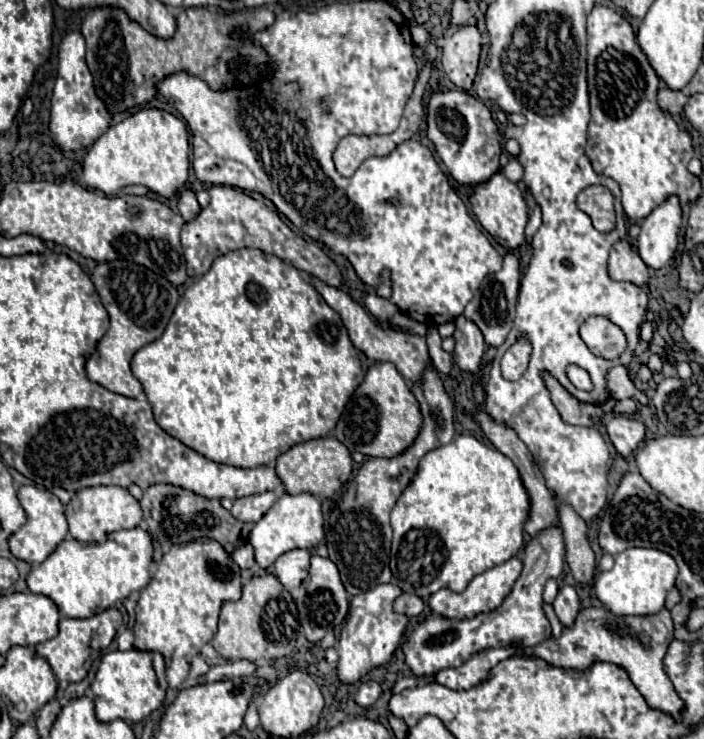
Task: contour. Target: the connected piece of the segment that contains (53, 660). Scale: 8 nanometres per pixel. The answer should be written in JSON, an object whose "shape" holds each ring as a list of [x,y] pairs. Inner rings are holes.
{"shape":[[[107,608],[107,610],[103,610],[95,616],[89,616],[89,618],[61,616],[57,636],[47,642],[37,644],[37,654],[49,662],[57,680],[81,682],[87,676],[91,664],[101,654],[101,650],[105,650],[111,644],[119,626],[121,626],[121,612],[117,608]]]}

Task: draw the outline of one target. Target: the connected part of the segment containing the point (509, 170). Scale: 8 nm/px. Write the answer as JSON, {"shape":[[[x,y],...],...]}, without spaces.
{"shape":[[[511,158],[509,164],[505,166],[505,176],[507,176],[511,182],[515,182],[515,184],[523,178],[523,168],[521,168],[521,164],[519,164],[515,158]]]}

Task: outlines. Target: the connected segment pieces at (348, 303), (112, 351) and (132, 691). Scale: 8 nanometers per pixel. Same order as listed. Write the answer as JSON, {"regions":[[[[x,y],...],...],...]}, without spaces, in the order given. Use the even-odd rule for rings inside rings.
{"regions":[[[[311,276],[311,284],[315,286],[315,290],[325,298],[325,302],[339,312],[341,320],[345,322],[345,328],[349,332],[351,342],[369,358],[369,360],[377,360],[377,362],[393,362],[397,366],[397,370],[409,380],[409,382],[421,382],[421,374],[427,366],[429,360],[429,352],[427,352],[427,342],[425,336],[413,336],[413,334],[405,334],[405,332],[397,332],[397,330],[383,330],[381,326],[377,326],[373,322],[373,318],[365,312],[365,308],[355,302],[347,292],[343,292],[341,288],[329,286],[325,282],[321,282],[319,278]]],[[[127,260],[99,262],[93,270],[93,284],[105,310],[109,312],[111,324],[105,336],[97,342],[95,352],[85,362],[87,378],[115,394],[137,398],[143,388],[141,382],[131,374],[129,362],[139,348],[163,334],[167,320],[171,318],[179,300],[177,288],[165,276],[159,276],[149,268]]],[[[137,648],[125,652],[107,652],[99,662],[91,692],[95,696],[95,712],[101,722],[111,722],[117,718],[125,722],[141,722],[153,710],[157,710],[165,698],[165,690],[159,686],[151,664],[151,652],[143,652]]]]}

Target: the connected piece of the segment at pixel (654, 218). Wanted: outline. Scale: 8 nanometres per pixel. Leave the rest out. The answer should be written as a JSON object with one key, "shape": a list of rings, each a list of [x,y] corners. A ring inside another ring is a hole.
{"shape":[[[671,194],[669,198],[665,198],[663,204],[655,206],[653,212],[643,220],[637,246],[641,260],[649,268],[657,270],[673,258],[679,240],[681,216],[681,202],[675,194]]]}

